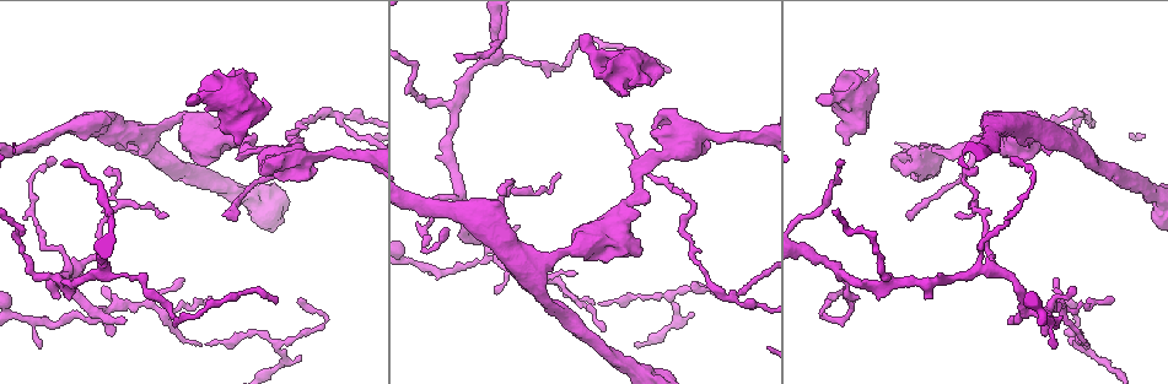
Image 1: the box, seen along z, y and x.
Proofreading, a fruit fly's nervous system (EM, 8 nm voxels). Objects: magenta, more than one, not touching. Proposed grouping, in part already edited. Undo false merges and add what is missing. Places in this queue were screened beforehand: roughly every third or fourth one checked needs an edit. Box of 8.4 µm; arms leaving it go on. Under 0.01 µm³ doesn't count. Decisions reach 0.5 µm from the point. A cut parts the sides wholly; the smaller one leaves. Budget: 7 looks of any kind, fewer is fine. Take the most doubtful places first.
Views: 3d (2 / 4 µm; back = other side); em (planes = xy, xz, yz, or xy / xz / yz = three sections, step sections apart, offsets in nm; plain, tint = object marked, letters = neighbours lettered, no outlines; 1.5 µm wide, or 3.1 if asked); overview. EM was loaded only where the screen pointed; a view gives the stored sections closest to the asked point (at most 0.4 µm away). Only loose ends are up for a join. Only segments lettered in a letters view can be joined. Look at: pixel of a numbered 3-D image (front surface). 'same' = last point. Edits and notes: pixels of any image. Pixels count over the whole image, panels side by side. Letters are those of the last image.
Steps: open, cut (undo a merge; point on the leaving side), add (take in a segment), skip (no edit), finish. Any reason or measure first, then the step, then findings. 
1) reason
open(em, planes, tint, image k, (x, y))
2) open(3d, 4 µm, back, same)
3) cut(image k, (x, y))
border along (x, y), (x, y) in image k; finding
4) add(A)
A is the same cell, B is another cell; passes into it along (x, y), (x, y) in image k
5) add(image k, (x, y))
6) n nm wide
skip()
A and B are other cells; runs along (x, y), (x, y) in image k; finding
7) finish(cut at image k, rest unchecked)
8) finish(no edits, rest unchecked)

branch stops here
open(em, planes, tint, image 1, (648, 85))

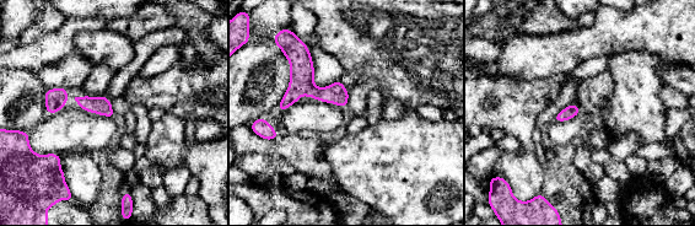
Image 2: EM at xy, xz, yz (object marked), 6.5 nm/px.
open(em, planes, letters, same)

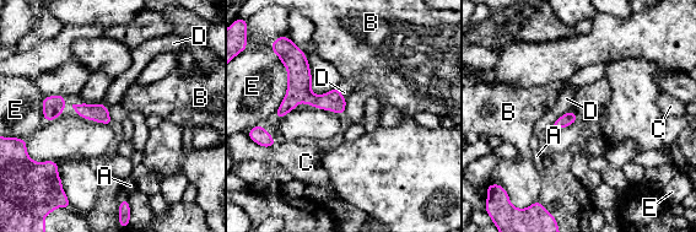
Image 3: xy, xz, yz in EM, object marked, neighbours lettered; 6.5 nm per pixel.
E touches over 340 nm
skip()
A, B, C, D and E are other cells; runs along (297, 59), (298, 85), (341, 111) in image 3; none of them fits

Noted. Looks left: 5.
abrupt turn
open(3d, 4 µm, image 1, (825, 318))

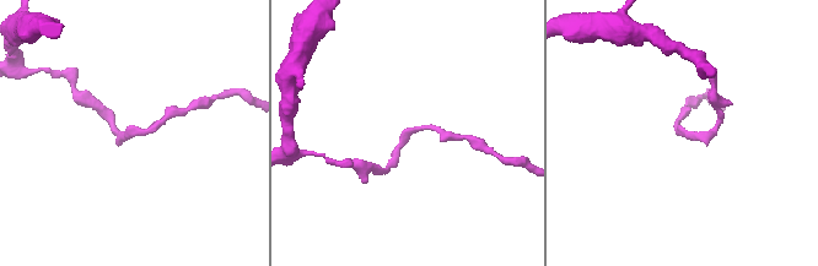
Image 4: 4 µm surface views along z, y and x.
need the tissue
open(em, planes, tint, image 4, (677, 129))

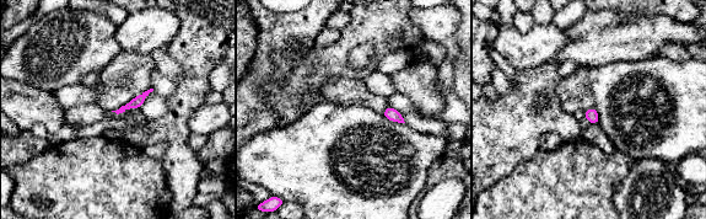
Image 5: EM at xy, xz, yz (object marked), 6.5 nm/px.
what lies round it
open(em, planes, letters, same)

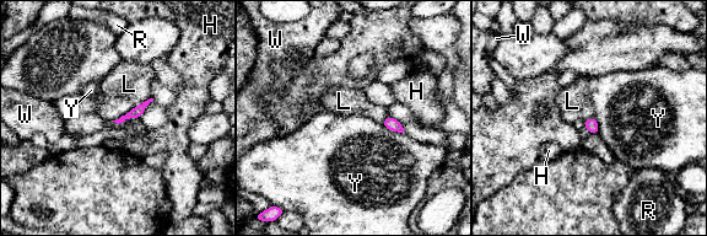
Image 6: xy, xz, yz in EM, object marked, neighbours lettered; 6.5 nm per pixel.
80 nm wide
skip()
H, L, R, W and Y are other cells; border along (150, 97), (112, 121) in image 6; one neuron here

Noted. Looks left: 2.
touches itself
open(3d, 2 µm, image 1, (268, 166))

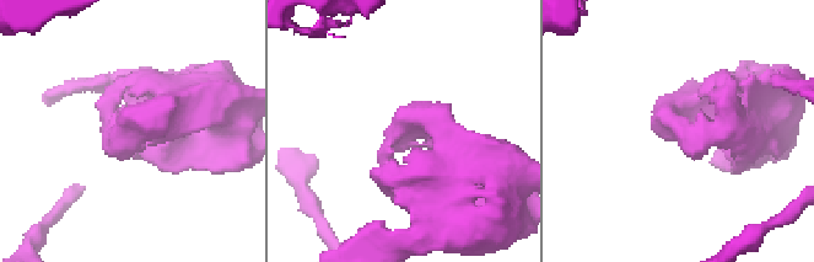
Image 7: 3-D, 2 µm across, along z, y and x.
shape alone is not enough
open(em, planes, letters, image 7, (678, 125))

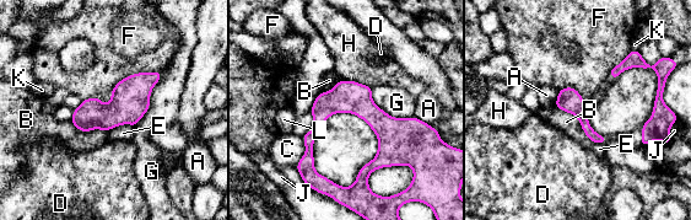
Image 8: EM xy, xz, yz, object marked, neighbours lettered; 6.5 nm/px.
160 nm wide
skip()
A, B, C, D, E, F, G, H, J, K and L are other cells; one neuron here

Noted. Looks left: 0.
finish(no edits, rest unchecked)

